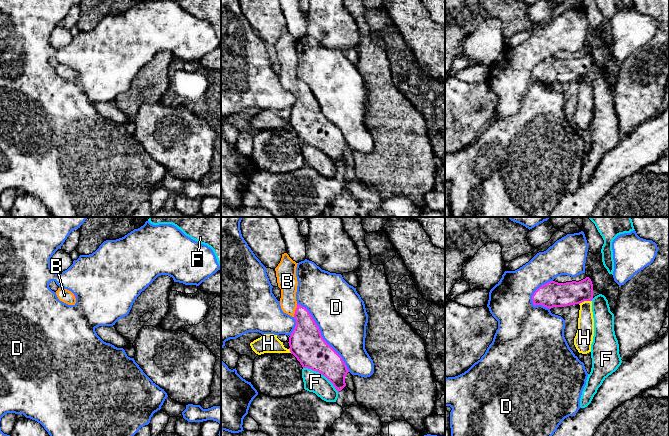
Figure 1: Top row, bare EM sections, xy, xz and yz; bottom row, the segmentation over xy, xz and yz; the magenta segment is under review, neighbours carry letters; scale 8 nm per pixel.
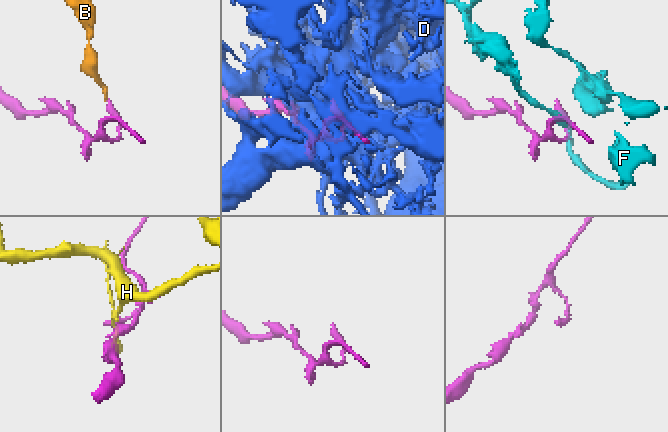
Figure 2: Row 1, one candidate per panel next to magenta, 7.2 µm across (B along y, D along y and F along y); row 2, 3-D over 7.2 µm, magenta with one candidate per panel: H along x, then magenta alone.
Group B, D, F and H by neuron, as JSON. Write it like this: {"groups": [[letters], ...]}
{"groups": [["B"], ["D"], ["F"], ["H"]]}

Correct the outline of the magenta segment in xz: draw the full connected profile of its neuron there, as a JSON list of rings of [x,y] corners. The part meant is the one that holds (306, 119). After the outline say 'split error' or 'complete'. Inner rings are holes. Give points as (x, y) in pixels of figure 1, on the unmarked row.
[[[284,29],[275,44],[278,63],[281,65],[281,85],[296,96],[296,102],[289,113],[289,125],[303,144],[319,148],[339,168],[346,162],[345,152],[349,146],[342,133],[323,115],[307,84],[296,77],[297,40]]]; split error

